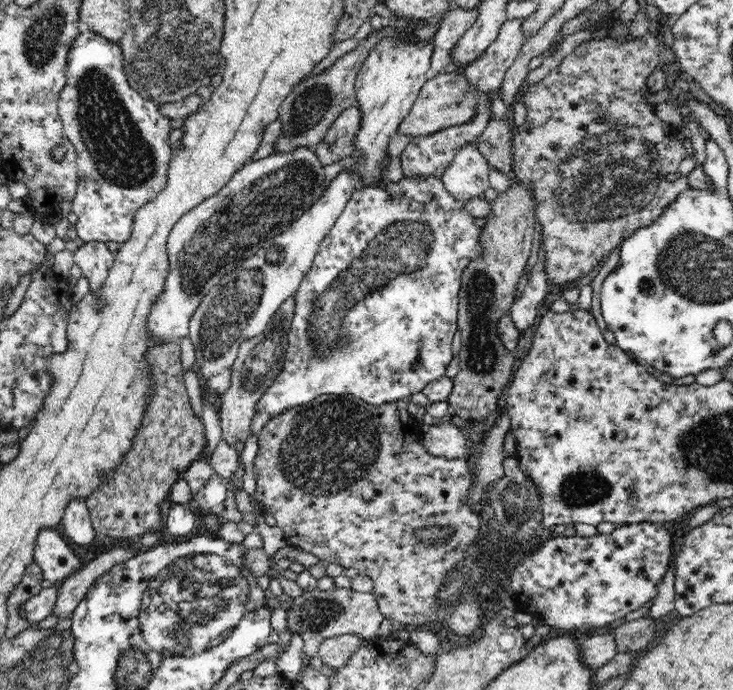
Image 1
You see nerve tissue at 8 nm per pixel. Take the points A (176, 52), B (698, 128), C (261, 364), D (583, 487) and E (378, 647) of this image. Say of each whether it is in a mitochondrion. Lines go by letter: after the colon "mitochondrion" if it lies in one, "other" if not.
A: mitochondrion
B: other
C: mitochondrion
D: mitochondrion
E: other

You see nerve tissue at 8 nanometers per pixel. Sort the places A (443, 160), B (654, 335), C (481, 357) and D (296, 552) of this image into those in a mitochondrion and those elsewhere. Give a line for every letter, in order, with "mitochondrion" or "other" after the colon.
A: other
B: other
C: mitochondrion
D: other

